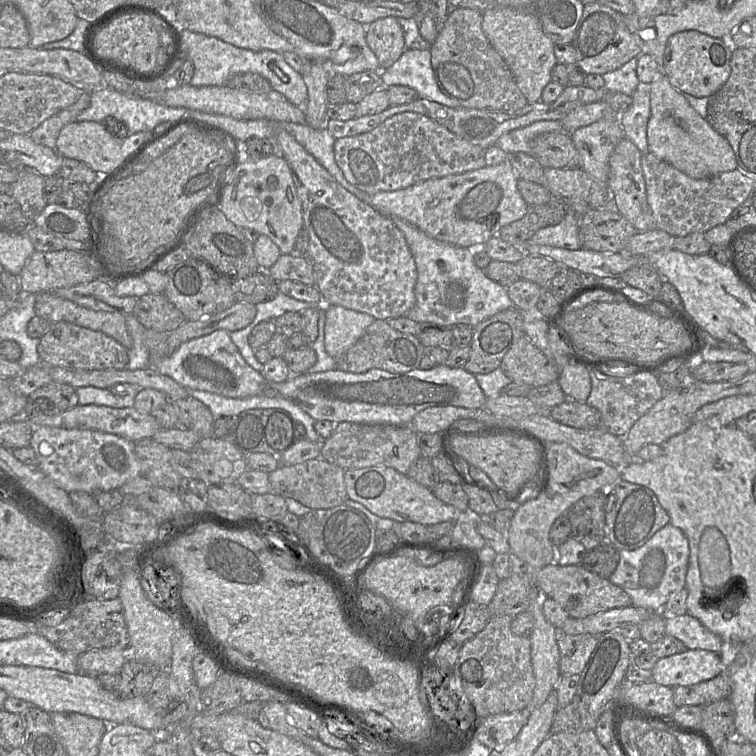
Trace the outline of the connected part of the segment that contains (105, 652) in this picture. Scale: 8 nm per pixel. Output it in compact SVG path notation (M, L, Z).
M128 647L102 648L87 651L78 657L78 674L98 677L102 674L118 674L128 660Z

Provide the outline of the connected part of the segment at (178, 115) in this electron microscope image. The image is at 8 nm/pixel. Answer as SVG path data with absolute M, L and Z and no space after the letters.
M97 88L91 91L90 94L90 105L77 117L77 120L102 123L105 118L111 116L124 123L129 134L138 132L160 133L167 128L184 122L182 120L190 116L188 112L193 111L182 107L163 106L149 99L141 99L119 93L111 88Z

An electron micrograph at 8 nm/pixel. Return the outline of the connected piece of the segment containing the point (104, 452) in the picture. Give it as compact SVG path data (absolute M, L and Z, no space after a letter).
M37 426L33 430L30 447L36 454L38 469L68 493L83 491L93 494L119 489L129 480L141 475L134 442L115 434Z

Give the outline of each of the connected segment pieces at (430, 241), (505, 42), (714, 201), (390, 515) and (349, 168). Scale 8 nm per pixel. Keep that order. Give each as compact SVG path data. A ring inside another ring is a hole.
M391 218L404 234L406 243L414 258L417 268L415 285L415 304L405 317L418 323L433 323L446 327L457 324L468 324L472 327L494 314L513 307L507 288L490 279L485 270L480 269L474 262L474 249L457 247L426 235L423 231L400 218Z
M505 6L489 7L482 12L482 30L492 47L503 58L528 103L541 101L545 86L551 81L556 58L554 43L545 35L538 17L531 11Z
M651 153L642 155L641 166L647 202L657 227L673 237L707 232L724 224L732 212L747 199L755 185L755 180L739 169L710 178L693 179Z
M371 466L344 470L348 499L365 506L373 514L397 522L414 522L434 525L457 520L461 511L443 503L428 488L418 484L408 475L386 466Z
M414 112L395 114L370 132L336 139L334 156L346 180L365 194L401 190L423 180L461 174L486 165L485 149Z

